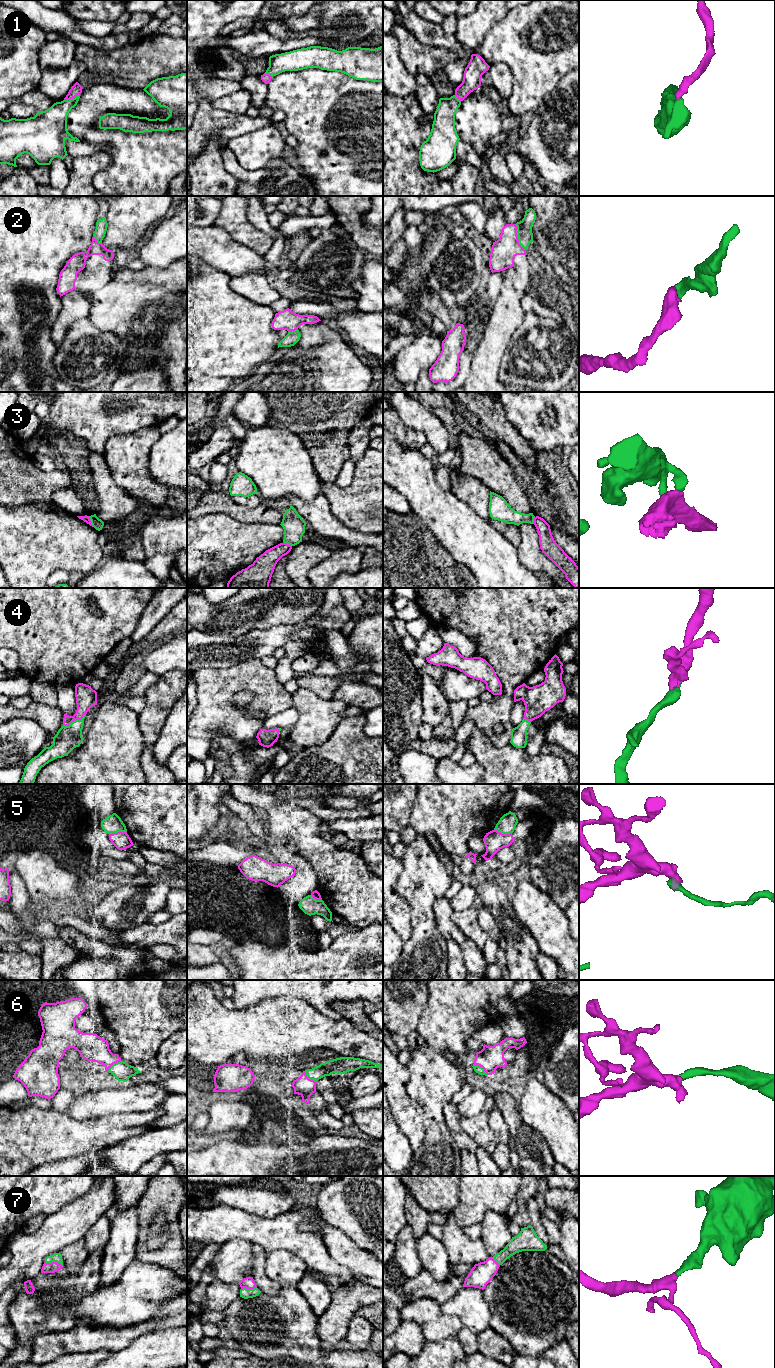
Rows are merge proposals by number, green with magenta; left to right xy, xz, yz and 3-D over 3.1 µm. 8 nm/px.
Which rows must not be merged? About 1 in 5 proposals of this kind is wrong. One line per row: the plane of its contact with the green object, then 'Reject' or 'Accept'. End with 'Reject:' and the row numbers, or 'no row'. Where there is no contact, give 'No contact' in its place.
1: Touches green in xy. Accept
2: Touches green in yz. Accept
3: Touches green in xy. Reject
4: Touches green in xy. Accept
5: Touches green in xy. Reject
6: Touches green in yz. Accept
7: Touches green in xy. Accept
Reject: 3, 5

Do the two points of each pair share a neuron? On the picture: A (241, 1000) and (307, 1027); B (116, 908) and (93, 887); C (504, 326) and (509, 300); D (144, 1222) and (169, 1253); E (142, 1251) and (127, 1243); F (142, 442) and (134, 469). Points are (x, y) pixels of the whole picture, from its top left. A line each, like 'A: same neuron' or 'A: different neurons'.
A: different neurons
B: different neurons
C: same neuron
D: same neuron
E: different neurons
F: same neuron

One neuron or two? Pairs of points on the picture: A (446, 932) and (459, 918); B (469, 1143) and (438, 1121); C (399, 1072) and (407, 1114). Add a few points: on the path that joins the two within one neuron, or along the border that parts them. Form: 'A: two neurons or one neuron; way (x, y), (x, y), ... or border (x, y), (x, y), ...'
A: two neurons; border (453, 912), (453, 923), (466, 937)
B: two neurons; border (444, 1105), (444, 1121), (453, 1143), (458, 1149)
C: one neuron; way (399, 1082), (399, 1101), (401, 1104)

